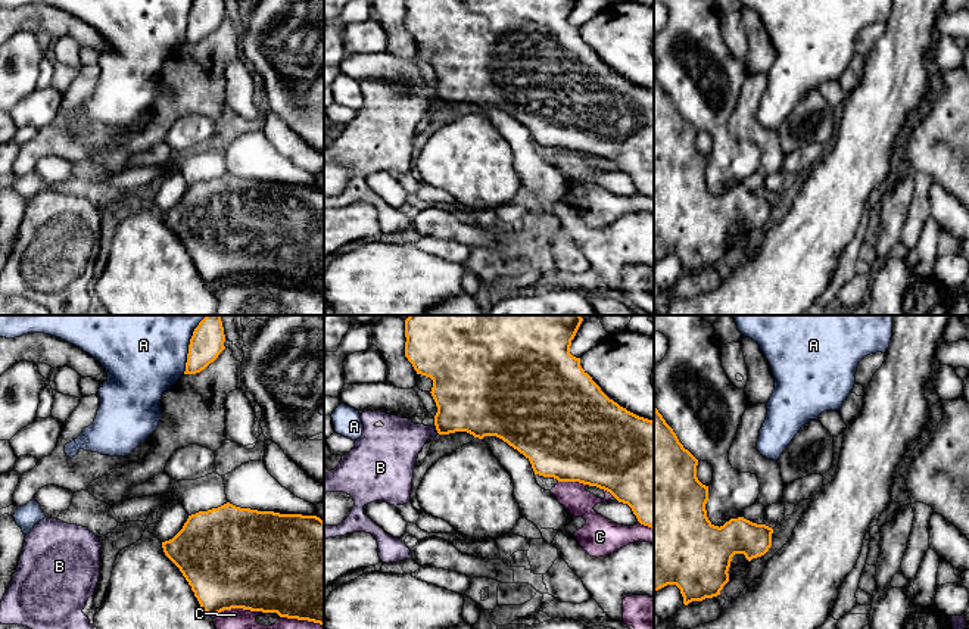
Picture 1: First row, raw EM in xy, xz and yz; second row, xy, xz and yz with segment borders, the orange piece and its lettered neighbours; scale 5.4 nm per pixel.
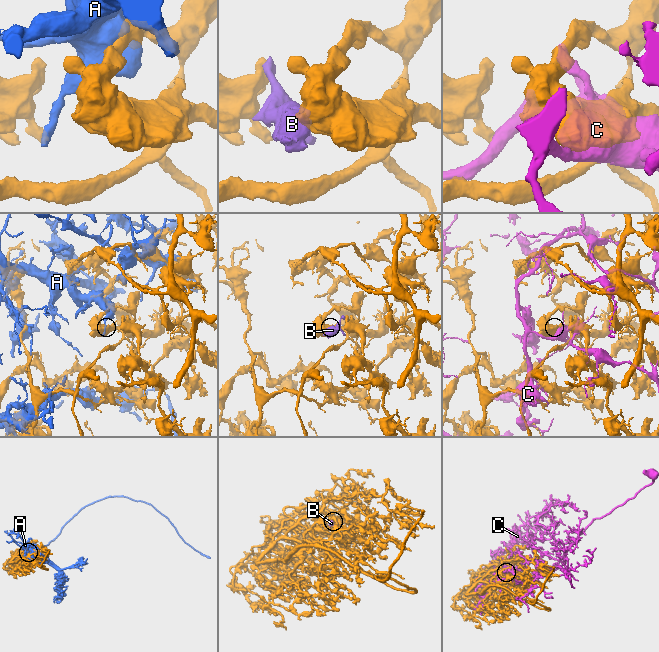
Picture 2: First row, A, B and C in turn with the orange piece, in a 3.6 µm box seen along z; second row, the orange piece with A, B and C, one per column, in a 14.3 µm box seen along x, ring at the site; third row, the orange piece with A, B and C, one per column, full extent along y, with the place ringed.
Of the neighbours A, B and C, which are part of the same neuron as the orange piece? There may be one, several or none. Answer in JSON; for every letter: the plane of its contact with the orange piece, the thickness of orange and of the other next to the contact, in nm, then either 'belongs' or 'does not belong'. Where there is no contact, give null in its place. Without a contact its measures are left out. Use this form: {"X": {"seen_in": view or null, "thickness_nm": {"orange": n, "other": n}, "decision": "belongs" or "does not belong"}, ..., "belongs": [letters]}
{"A": {"seen_in": "xy", "thickness_nm": {"orange": 180, "other": 500}, "decision": "does not belong"}, "B": {"seen_in": "xz", "thickness_nm": {"orange": 380, "other": 260}, "decision": "does not belong"}, "C": {"seen_in": "xy", "thickness_nm": {"orange": 500, "other": 110}, "decision": "does not belong"}, "belongs": []}

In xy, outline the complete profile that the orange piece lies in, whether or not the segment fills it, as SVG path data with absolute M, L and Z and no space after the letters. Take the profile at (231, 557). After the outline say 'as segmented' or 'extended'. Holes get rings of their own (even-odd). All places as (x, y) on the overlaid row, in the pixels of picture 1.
M230 502L188 516L183 529L162 542L206 614L243 608L324 625L324 521L317 516L240 508Z; as segmented

